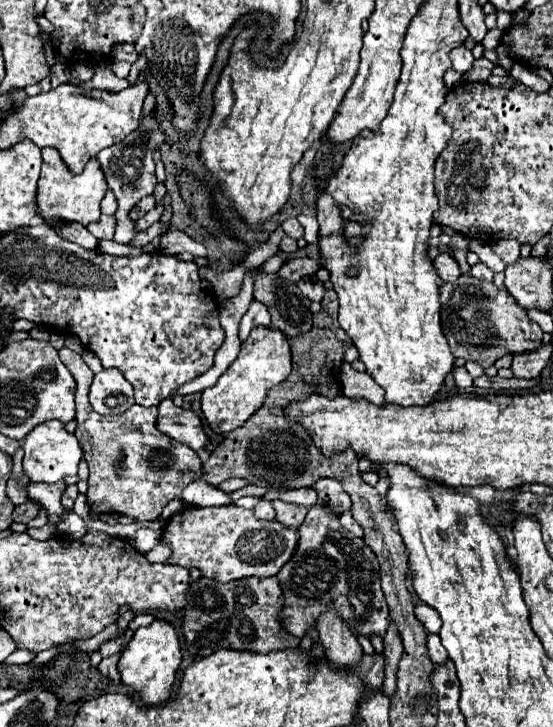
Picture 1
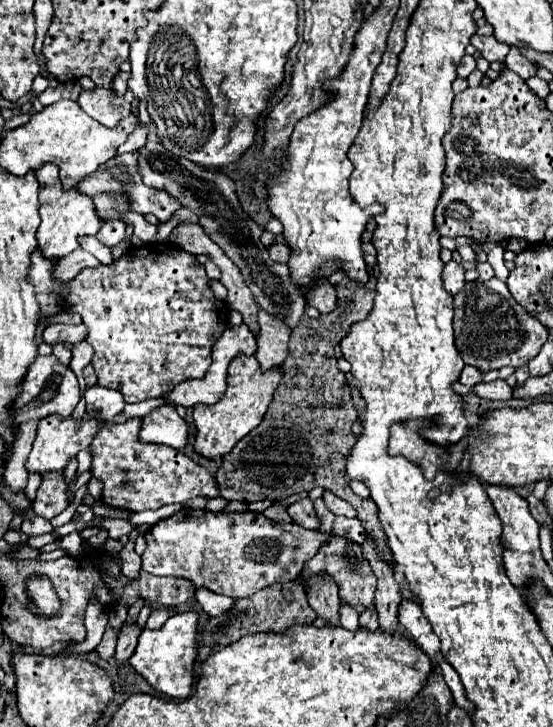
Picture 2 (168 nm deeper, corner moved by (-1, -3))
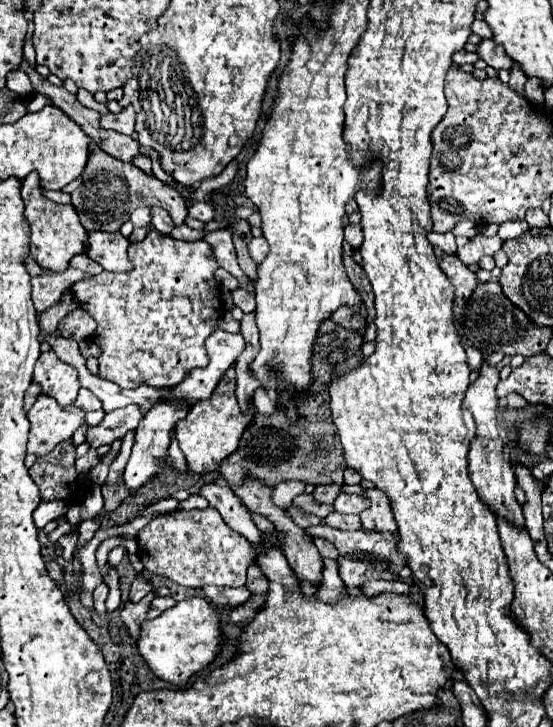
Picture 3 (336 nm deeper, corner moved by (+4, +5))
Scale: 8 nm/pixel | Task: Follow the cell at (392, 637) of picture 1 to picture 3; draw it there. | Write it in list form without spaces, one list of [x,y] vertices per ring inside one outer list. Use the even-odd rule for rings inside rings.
[[[366,489],[366,497],[370,499],[370,507],[360,513],[362,527],[368,531],[396,531],[396,521],[392,515],[392,507],[388,497],[378,489]]]

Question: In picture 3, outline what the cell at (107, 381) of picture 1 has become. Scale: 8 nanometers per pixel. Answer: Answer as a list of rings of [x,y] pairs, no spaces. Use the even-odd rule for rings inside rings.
[[[80,389],[80,393],[78,393],[78,397],[76,397],[76,401],[74,401],[74,405],[76,407],[80,407],[82,411],[94,411],[94,409],[102,409],[102,403],[100,403],[100,399],[92,393],[92,391],[88,391],[88,389]]]

